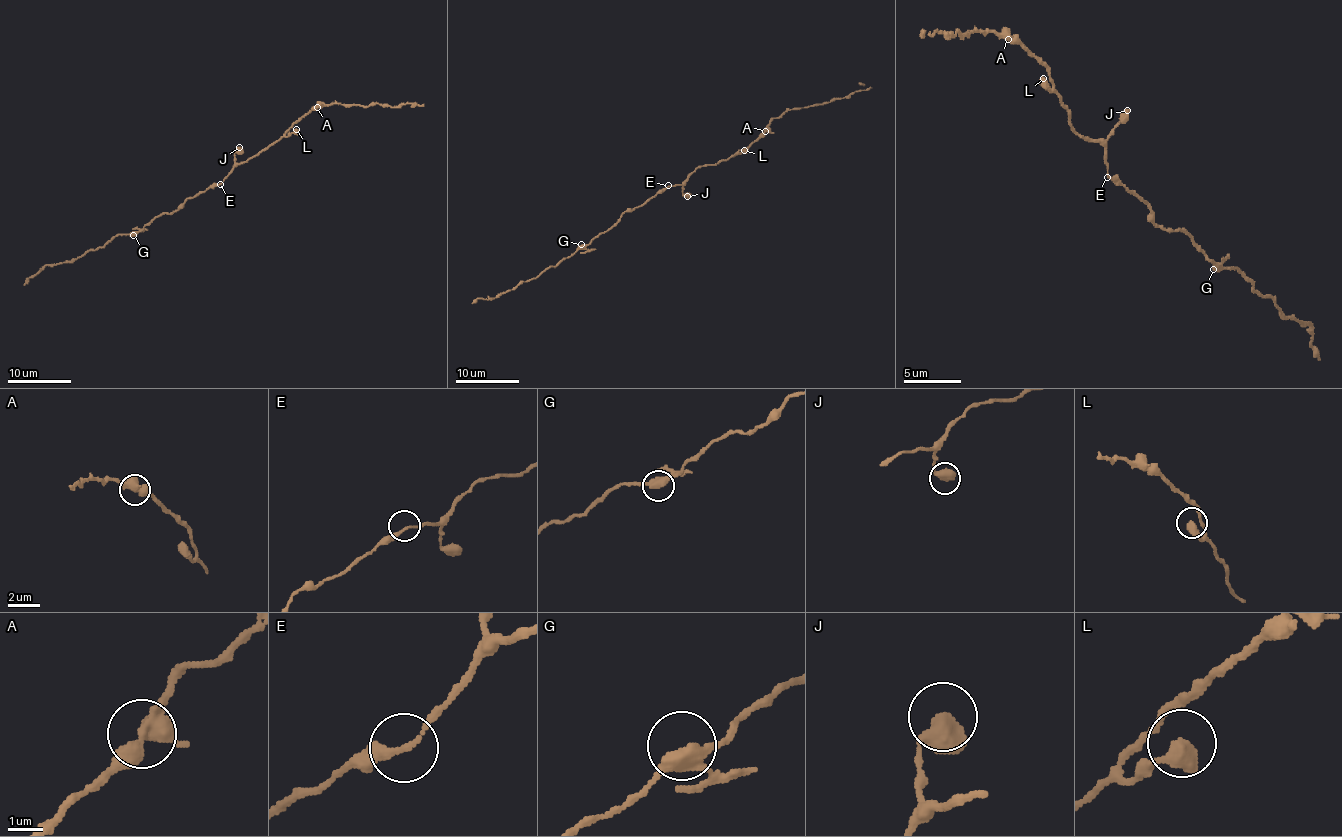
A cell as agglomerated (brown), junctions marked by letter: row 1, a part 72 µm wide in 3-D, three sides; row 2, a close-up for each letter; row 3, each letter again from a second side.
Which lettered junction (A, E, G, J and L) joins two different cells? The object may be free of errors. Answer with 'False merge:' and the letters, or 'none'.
False merge: none

